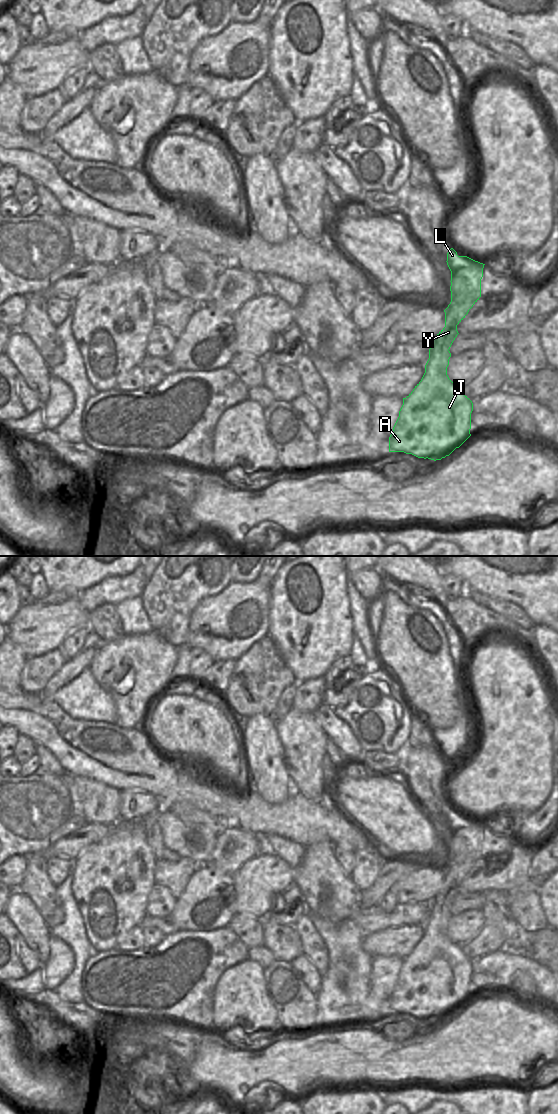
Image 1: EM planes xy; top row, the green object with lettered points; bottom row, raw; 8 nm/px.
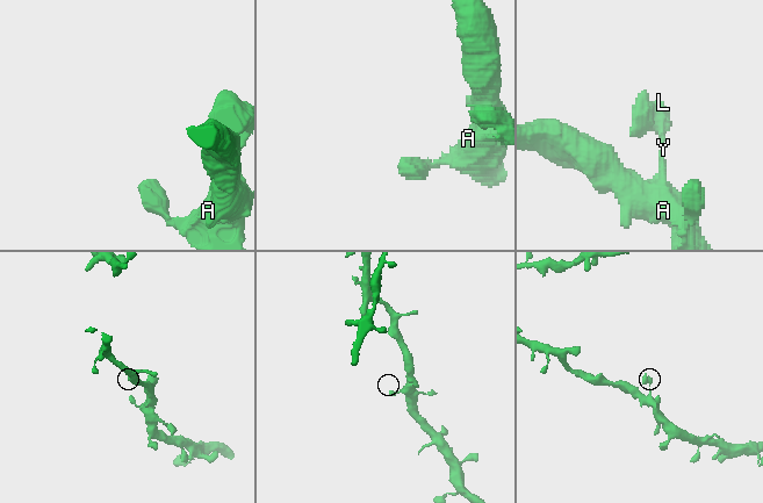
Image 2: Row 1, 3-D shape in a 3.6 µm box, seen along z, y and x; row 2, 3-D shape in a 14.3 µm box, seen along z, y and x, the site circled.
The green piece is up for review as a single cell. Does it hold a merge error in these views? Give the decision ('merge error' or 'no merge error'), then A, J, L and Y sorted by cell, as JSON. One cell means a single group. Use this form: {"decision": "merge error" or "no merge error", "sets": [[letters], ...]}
{"decision": "merge error", "sets": [["A", "J", "Y"], ["L"]]}

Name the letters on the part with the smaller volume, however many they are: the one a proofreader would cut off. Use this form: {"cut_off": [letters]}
{"cut_off": ["L"]}

